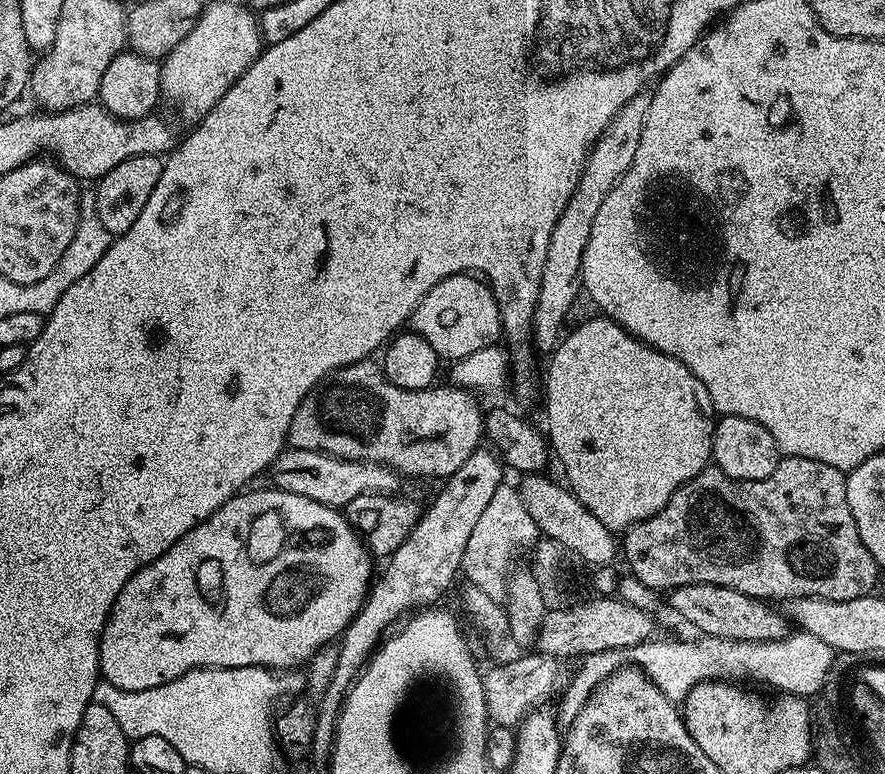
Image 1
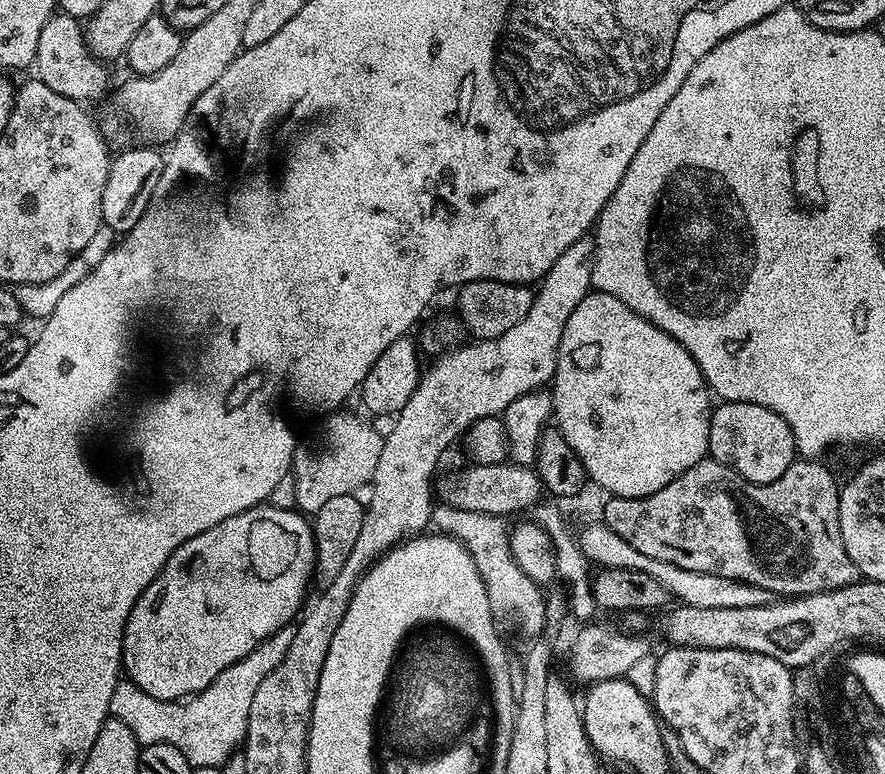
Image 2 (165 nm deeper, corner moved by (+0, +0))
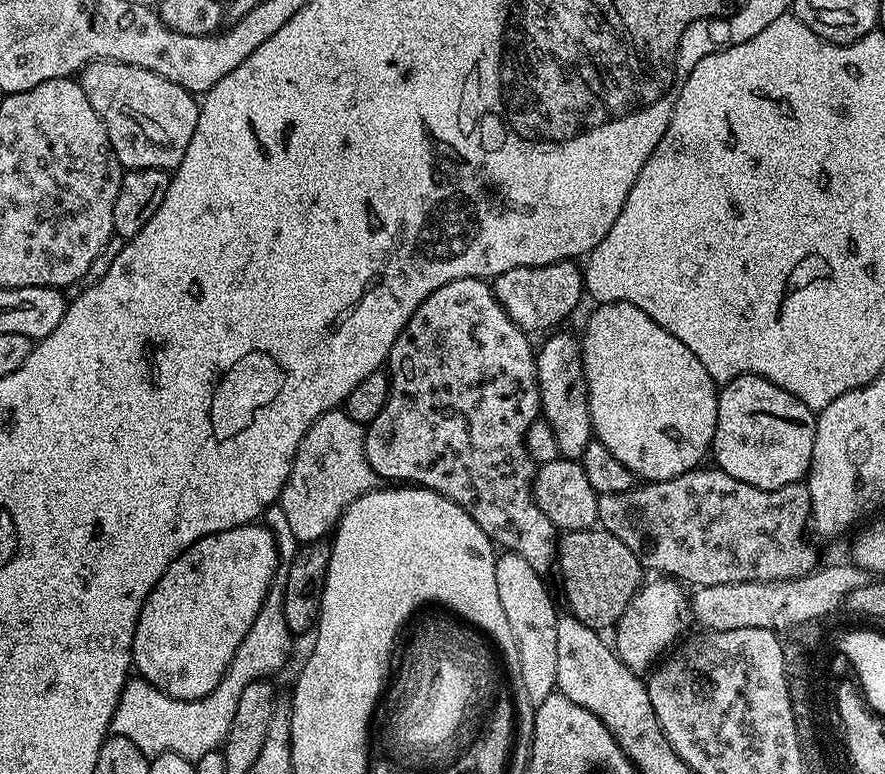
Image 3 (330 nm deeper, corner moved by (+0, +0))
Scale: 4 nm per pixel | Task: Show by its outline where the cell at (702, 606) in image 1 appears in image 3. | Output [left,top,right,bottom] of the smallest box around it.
[554,526,646,630]

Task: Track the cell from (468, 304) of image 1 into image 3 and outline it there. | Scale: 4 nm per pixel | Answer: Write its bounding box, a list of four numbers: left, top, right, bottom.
[491,260,586,334]

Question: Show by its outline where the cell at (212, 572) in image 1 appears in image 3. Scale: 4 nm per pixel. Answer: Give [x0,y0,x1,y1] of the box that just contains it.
[132,522,280,700]

